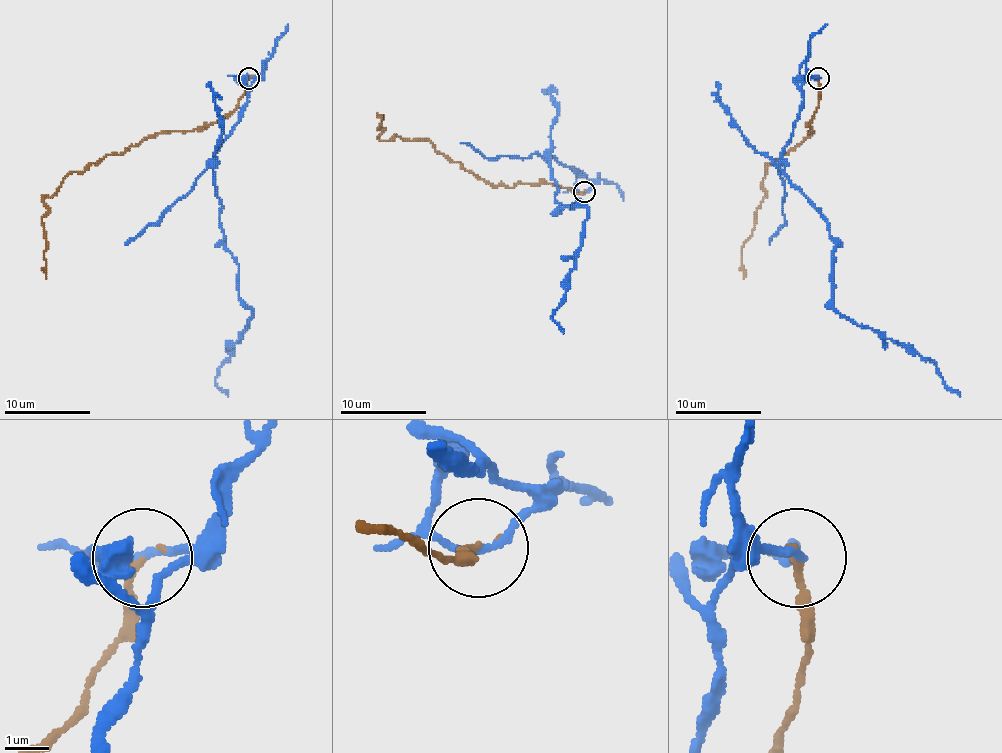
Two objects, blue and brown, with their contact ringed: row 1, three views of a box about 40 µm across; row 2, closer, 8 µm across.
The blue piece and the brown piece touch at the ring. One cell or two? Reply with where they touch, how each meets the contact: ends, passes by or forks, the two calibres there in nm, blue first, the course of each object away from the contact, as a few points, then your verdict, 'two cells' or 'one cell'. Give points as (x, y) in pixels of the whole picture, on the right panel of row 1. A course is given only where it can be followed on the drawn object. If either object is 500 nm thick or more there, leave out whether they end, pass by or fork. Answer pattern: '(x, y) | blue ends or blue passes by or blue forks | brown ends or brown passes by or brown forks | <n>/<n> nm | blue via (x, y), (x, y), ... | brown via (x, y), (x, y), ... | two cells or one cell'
(818, 78) | blue passes by | brown ends | 150/160 nm | blue via (818, 77), (801, 86), (803, 103), (780, 169), (835, 244), (831, 306), (910, 345), (959, 396) | brown via (818, 77), (814, 131), (767, 163), (767, 197), (741, 249), (744, 278) | two cells

